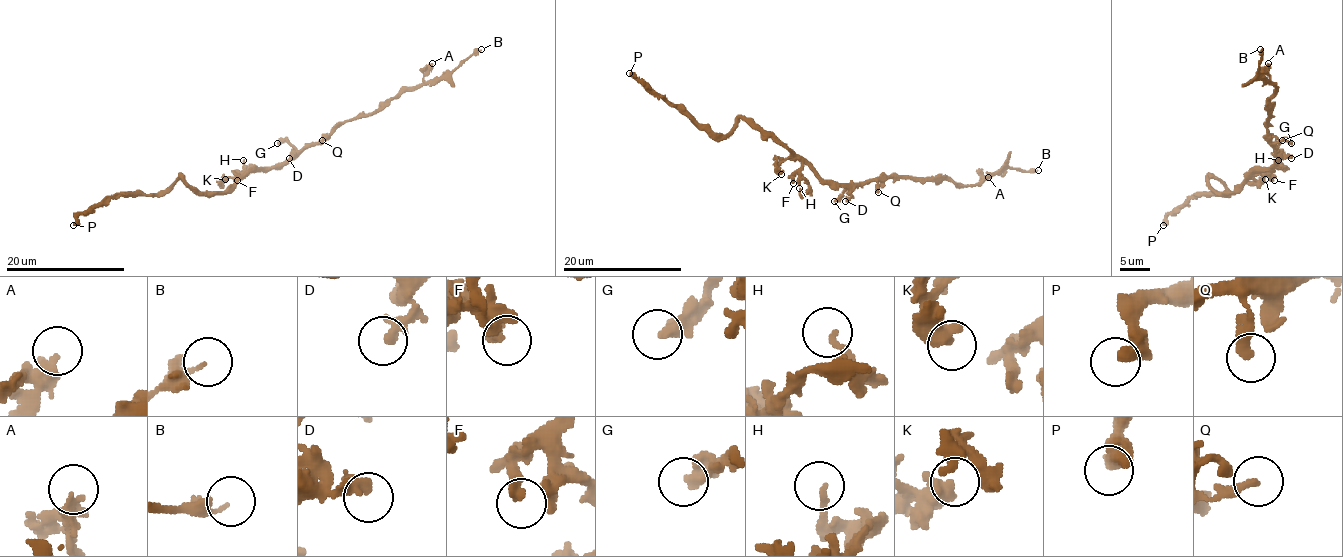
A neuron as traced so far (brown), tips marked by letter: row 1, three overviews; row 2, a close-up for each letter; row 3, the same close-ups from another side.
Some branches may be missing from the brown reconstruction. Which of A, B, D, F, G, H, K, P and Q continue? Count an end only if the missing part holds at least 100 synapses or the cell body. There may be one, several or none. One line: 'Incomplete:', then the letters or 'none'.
Incomplete: none

